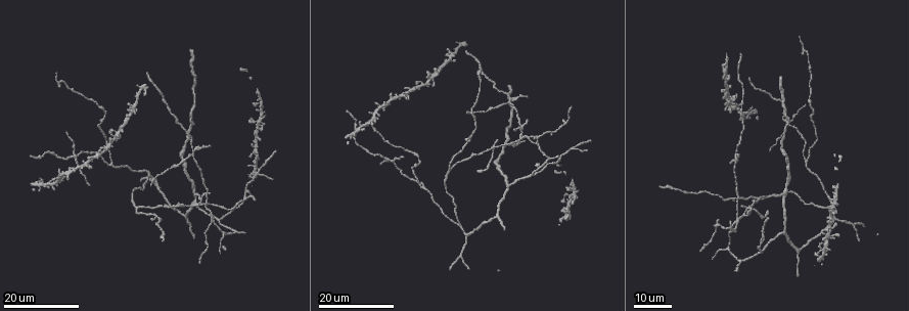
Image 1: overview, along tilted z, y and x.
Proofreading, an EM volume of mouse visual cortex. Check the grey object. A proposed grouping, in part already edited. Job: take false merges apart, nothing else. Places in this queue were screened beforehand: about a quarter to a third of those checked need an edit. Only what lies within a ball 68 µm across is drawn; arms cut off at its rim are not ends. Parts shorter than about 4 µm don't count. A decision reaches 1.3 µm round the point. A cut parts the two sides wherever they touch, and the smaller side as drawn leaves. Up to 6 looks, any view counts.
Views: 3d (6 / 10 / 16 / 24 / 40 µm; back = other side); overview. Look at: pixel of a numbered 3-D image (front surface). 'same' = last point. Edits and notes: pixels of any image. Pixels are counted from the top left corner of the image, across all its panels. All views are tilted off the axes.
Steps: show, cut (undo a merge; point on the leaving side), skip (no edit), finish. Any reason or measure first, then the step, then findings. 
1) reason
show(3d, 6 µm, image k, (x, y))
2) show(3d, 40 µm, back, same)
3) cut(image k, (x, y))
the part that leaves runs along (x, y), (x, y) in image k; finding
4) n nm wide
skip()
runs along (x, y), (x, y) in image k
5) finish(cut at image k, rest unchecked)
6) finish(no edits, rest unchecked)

three arms meet
show(3d, 16 µm, image 1, (510, 141))

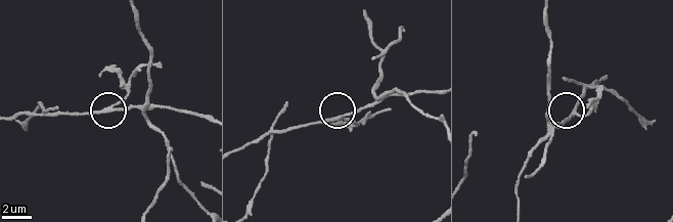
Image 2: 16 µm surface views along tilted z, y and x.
show(3d, 6 µm, image 2, (344, 119))

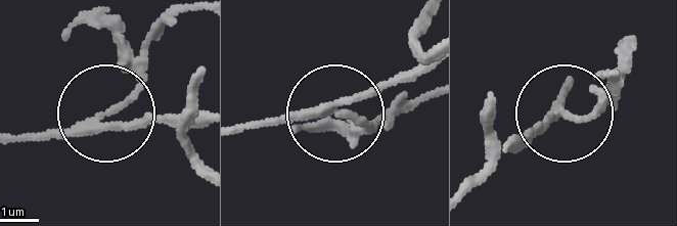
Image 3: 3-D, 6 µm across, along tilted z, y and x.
side arm 5 µm; 3 arms
cut(image 3, (136, 98))
two neurons meet here

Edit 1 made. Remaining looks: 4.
see it whole again
show(overview)

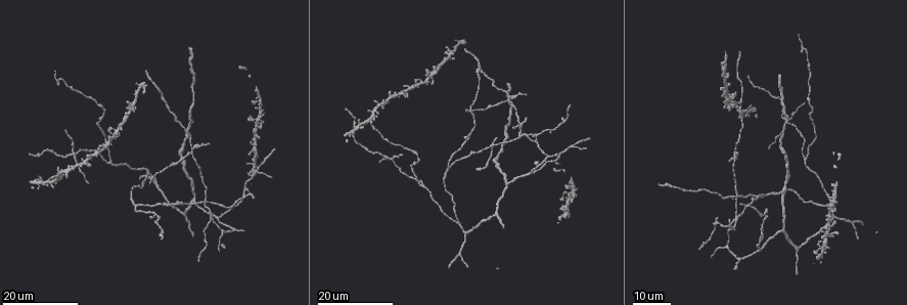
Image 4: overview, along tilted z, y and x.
arms part here
show(3d, 16 µm, image 4, (196, 198))

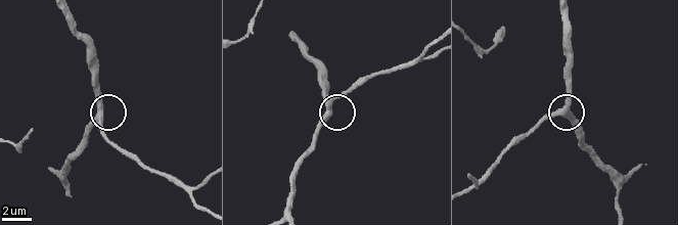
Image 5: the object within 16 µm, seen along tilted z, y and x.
show(3d, 10 µm, image 5, (568, 111))

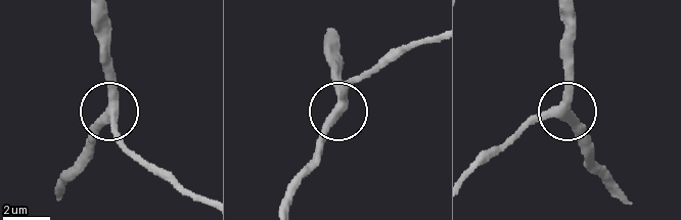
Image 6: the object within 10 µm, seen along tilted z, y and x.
show(3d, 6 µm, image 6, (568, 110))

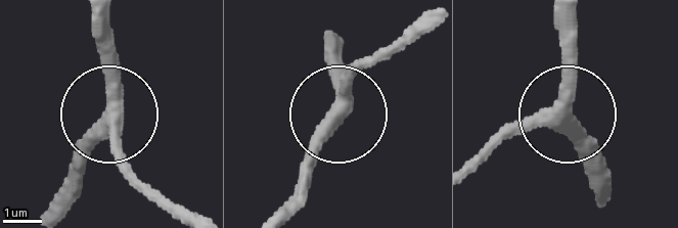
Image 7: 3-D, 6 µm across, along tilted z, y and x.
side arm 54 µm
skip()
runs along (406, 45), (355, 75), (343, 116), (343, 56) in image 7; continuous, no second neuron

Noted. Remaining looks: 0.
finish(cut at image 3, rest unchecked)

